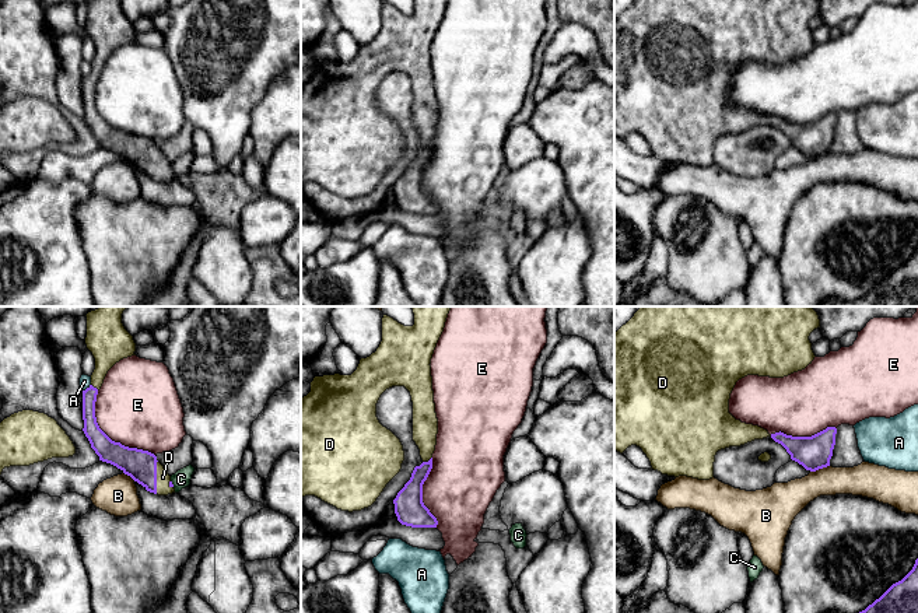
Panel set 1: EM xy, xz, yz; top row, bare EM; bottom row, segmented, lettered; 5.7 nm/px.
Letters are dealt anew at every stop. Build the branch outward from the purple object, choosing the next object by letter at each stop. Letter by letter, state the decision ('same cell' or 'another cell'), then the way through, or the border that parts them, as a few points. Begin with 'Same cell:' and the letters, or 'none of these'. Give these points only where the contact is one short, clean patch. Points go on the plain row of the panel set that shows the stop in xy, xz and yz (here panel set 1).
Same cell: D
A: another cell; border xy (90, 70), (83, 77)
B: another cell
C: another cell; border xy (171, 167), (174, 172)
D: same cell
E: another cell

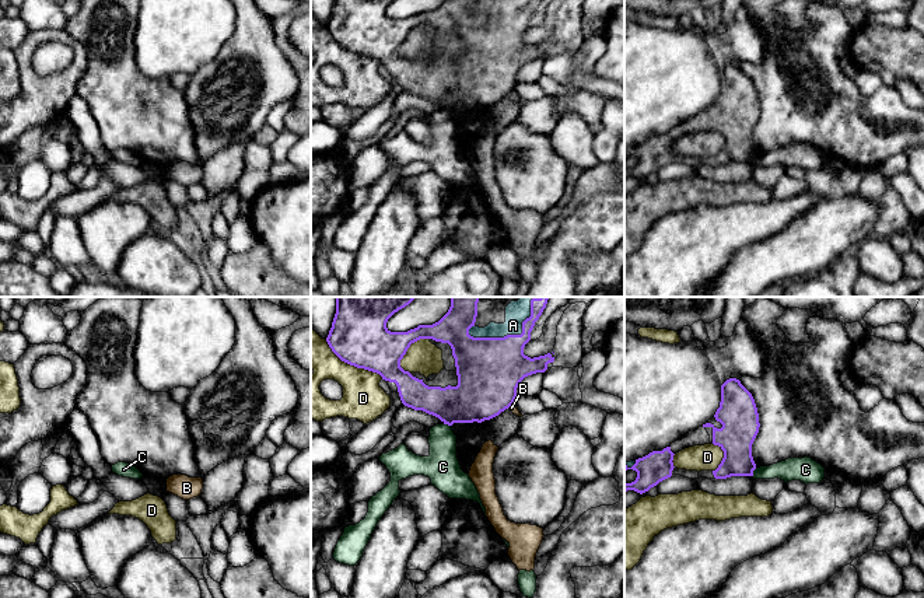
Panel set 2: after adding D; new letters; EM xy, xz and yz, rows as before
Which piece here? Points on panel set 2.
Same cell: A
A: same cell
B: another cell; border xz (513, 90), (507, 94)
C: another cell; border yz (756, 154), (752, 161)
D: another cell

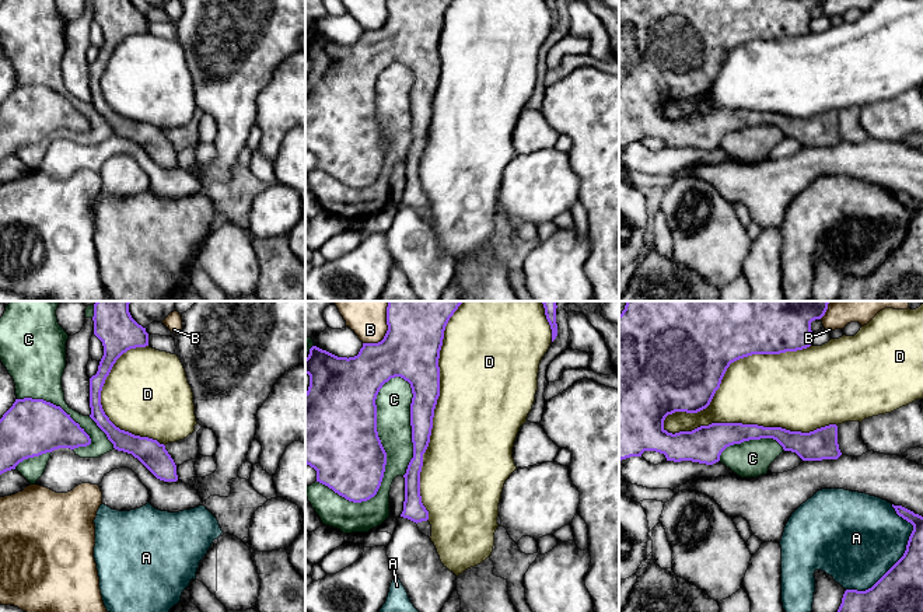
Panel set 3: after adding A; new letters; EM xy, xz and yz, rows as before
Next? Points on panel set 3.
Same cell: none of these
A: another cell
B: another cell
C: another cell
D: another cell

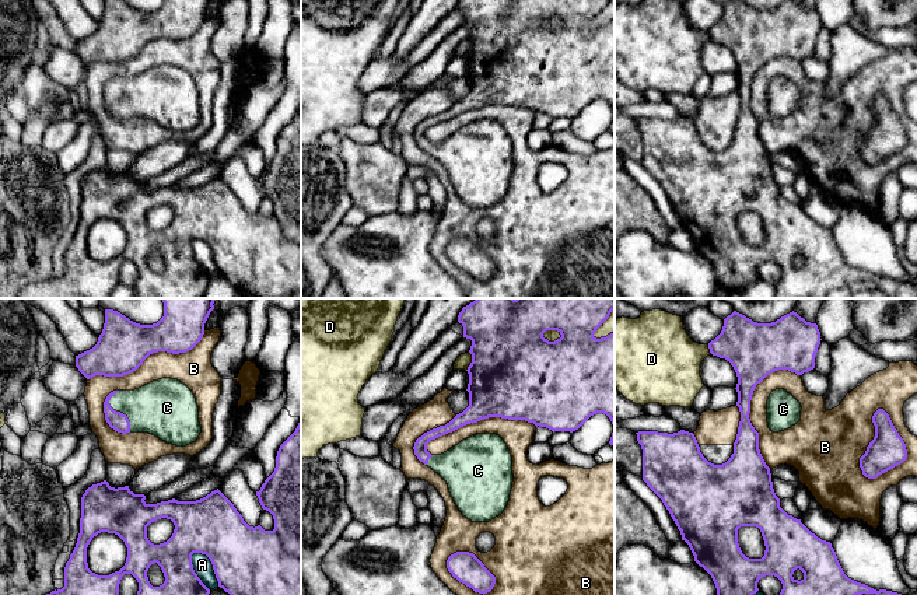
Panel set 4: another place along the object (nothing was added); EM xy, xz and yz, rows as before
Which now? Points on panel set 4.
Same cell: C
A: another cell
B: another cell
C: same cell; way xy (116, 107), (119, 98), (163, 94)
D: another cell

